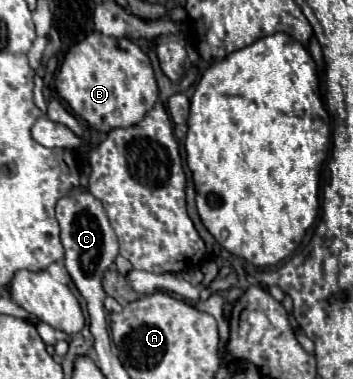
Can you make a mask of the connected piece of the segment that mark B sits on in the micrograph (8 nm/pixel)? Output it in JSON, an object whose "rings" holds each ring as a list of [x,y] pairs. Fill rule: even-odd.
{"rings":[[[97,30],[75,42],[65,52],[61,68],[55,76],[55,88],[59,98],[67,102],[73,114],[77,114],[85,122],[89,122],[91,128],[101,132],[131,128],[139,124],[159,98],[151,60],[137,46],[137,42],[129,38],[103,36]]]}

